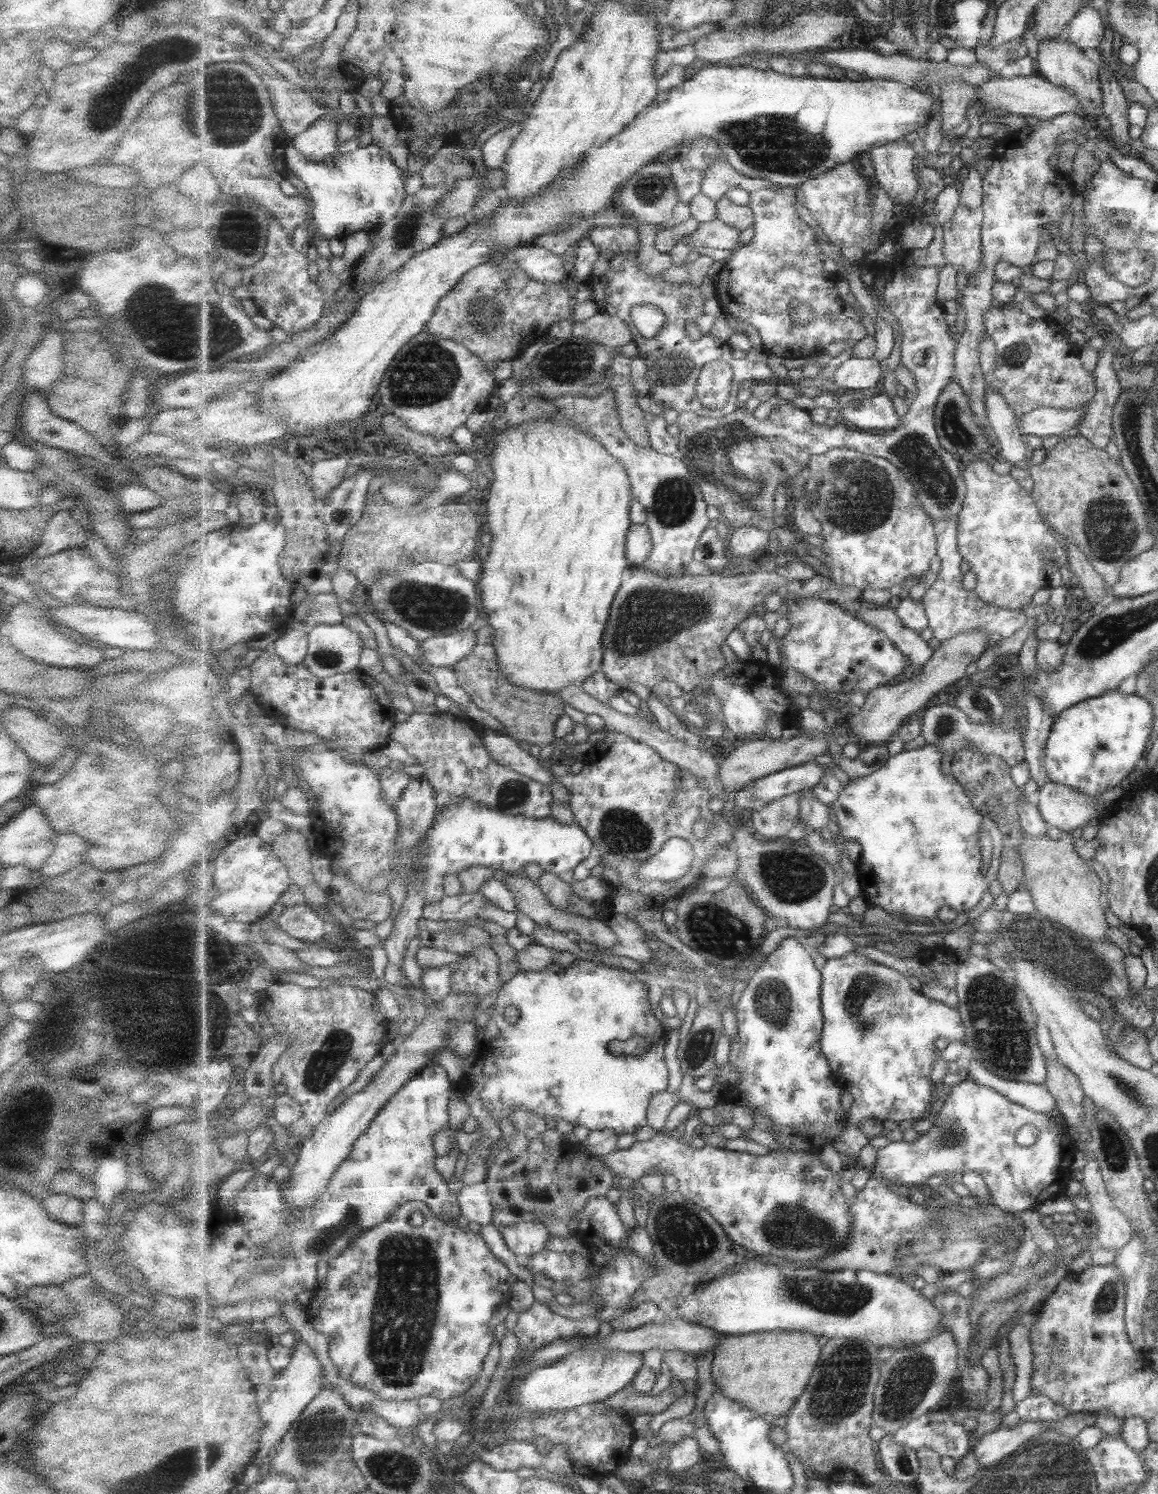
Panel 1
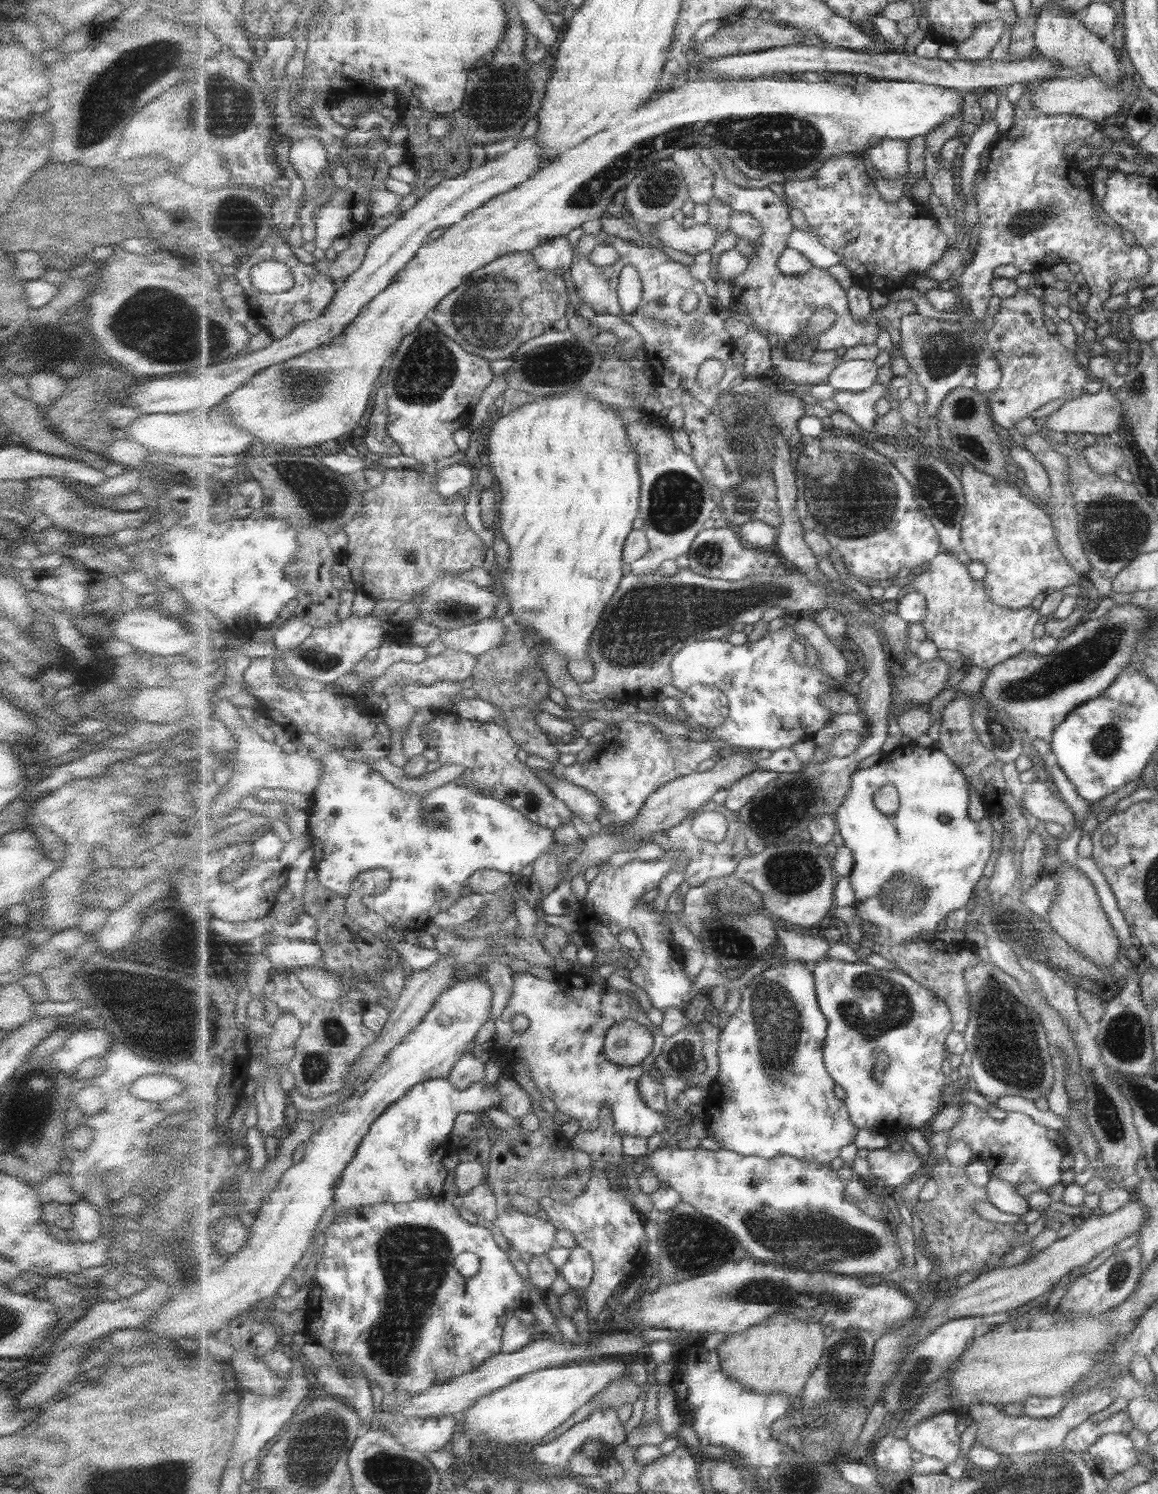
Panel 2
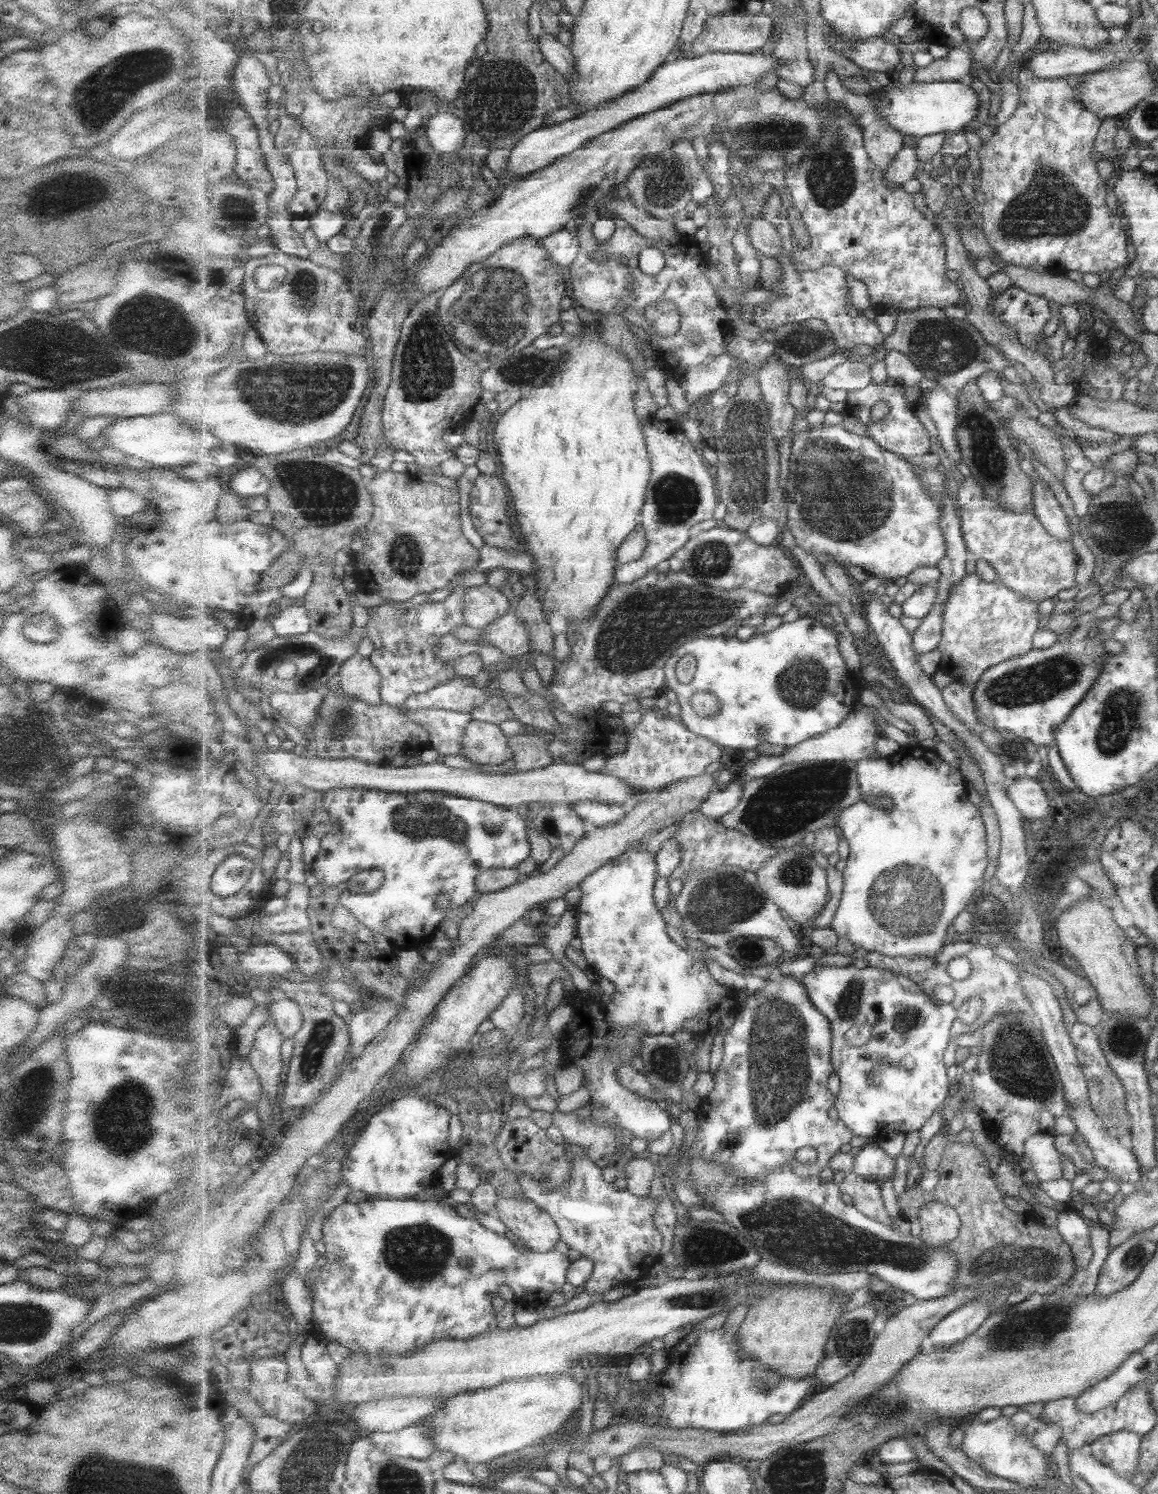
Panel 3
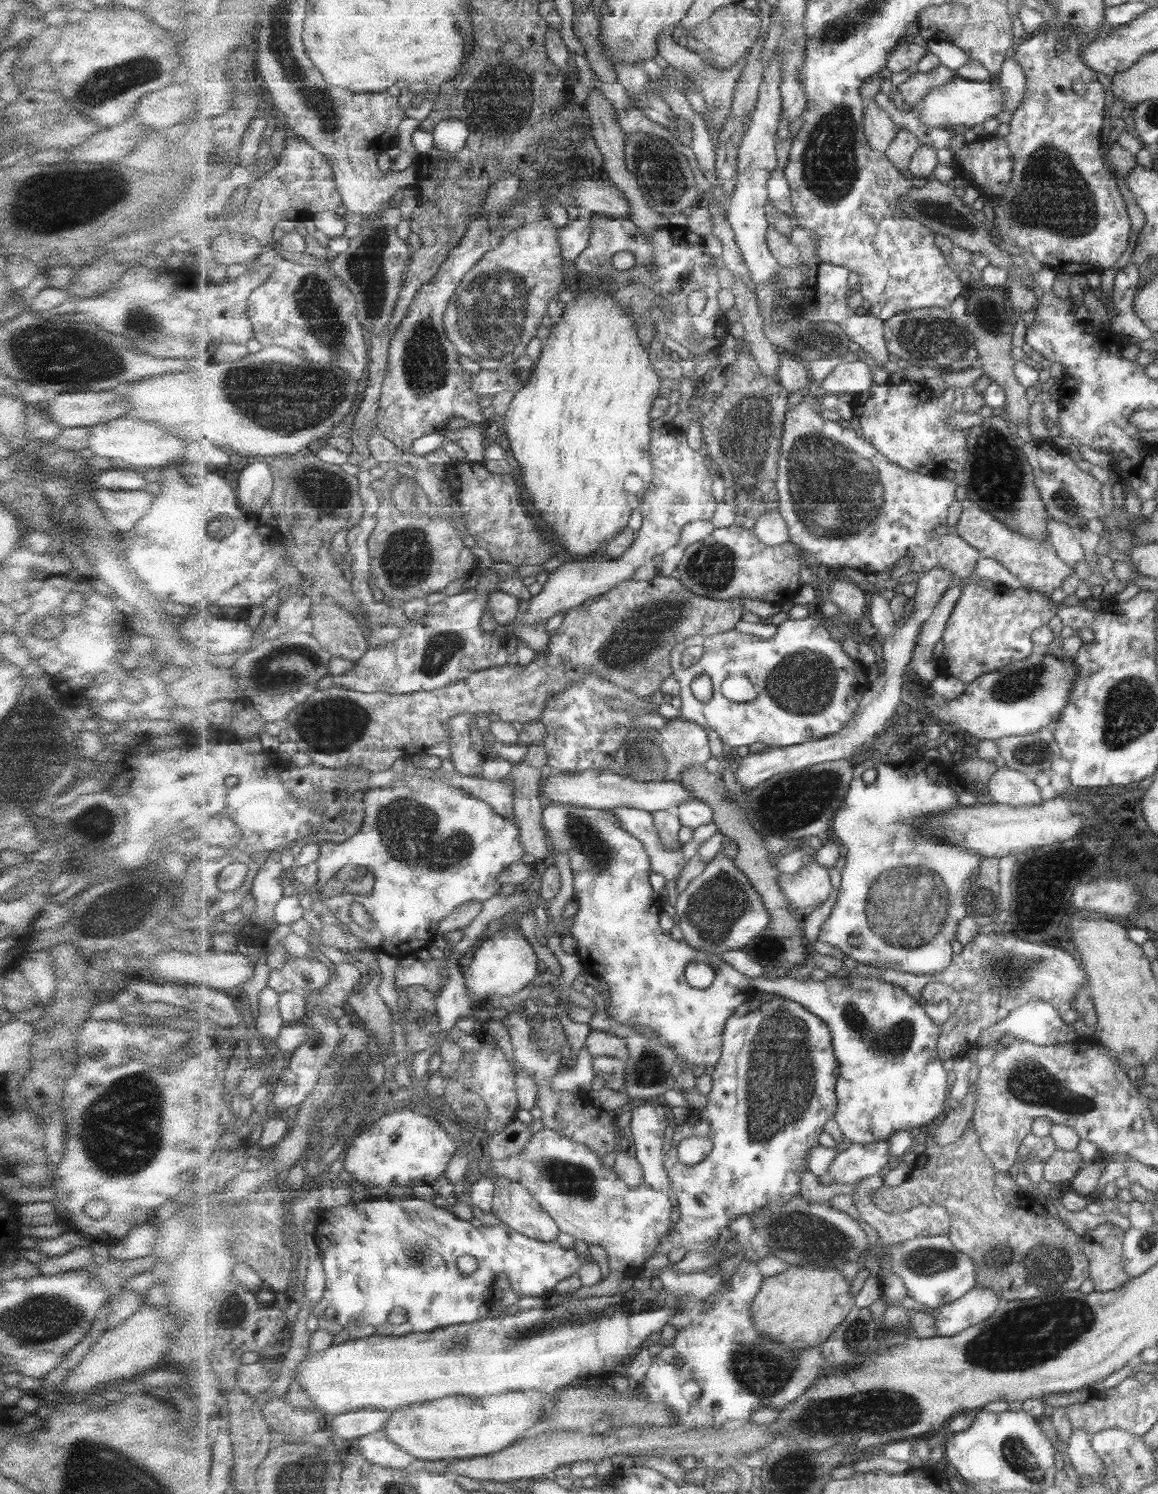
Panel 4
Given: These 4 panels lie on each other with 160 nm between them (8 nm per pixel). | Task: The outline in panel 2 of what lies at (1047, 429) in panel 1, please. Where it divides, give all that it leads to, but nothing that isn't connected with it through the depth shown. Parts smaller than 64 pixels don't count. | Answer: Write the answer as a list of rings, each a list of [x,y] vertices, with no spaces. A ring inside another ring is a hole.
[[[1104,385],[1095,395],[1083,394],[1067,401],[1047,416],[1046,428],[1059,433],[1103,435],[1115,433],[1124,423],[1121,407]]]

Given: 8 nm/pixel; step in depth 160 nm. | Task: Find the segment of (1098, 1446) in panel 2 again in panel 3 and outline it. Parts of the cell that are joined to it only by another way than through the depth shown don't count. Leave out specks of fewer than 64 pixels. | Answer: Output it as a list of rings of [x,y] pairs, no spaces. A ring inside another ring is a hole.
[[[1119,1431],[1099,1437],[1090,1446],[1093,1457],[1101,1465],[1115,1471],[1123,1478],[1131,1478],[1135,1474],[1139,1462],[1140,1436]]]

